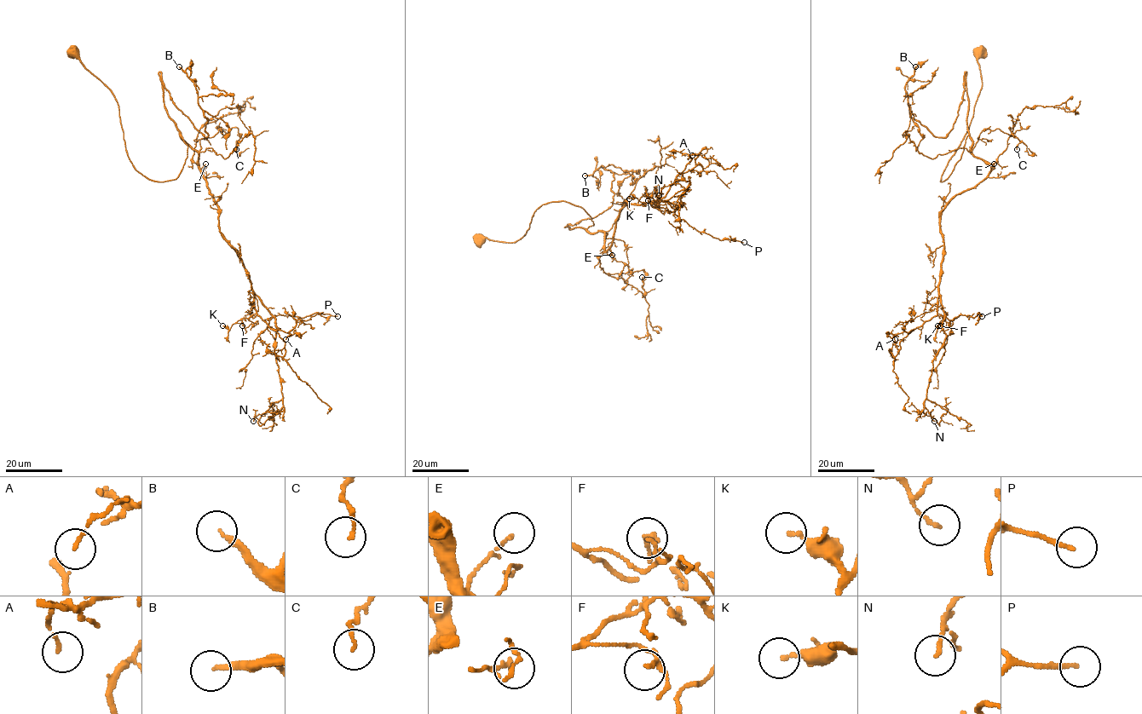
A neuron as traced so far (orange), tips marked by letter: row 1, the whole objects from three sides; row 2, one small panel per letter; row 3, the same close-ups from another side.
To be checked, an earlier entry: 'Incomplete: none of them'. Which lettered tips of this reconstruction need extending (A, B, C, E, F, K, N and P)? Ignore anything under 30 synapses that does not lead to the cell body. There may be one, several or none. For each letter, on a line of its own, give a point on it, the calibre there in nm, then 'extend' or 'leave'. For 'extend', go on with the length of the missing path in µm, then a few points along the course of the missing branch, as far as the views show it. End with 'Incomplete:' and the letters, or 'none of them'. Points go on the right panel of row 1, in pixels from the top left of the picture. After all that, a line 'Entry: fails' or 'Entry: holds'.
A: at (895, 339); 110 nm thick; leave
B: at (915, 66); 170 nm thick; extend; about 30 µm are missing; missing branch runs (915, 66), (916, 60), (928, 50), (928, 44), (940, 38), (962, 37), (966, 31)
C: at (1017, 149); 110 nm thick; leave
E: at (994, 164); 90 nm thick; leave
F: at (940, 325); 100 nm thick; leave
K: at (937, 325); 160 nm thick; leave
N: at (934, 421); 110 nm thick; leave
P: at (982, 316); 150 nm thick; leave
Incomplete: B
Entry: fails

